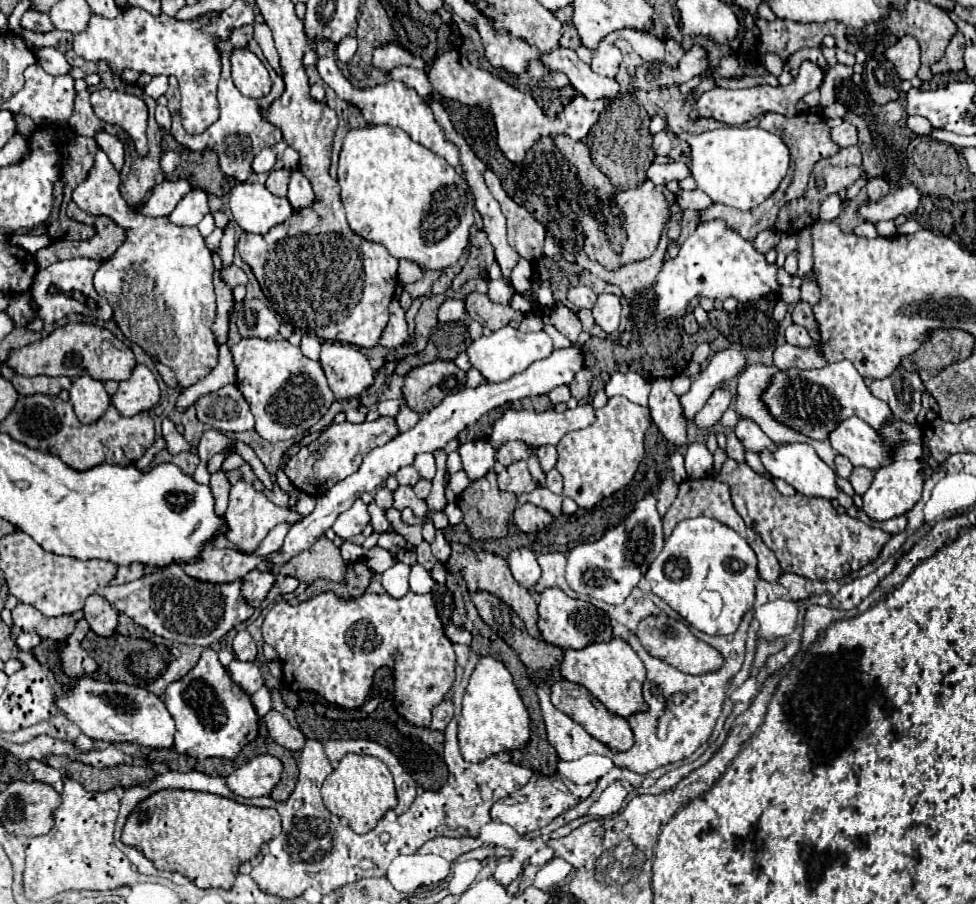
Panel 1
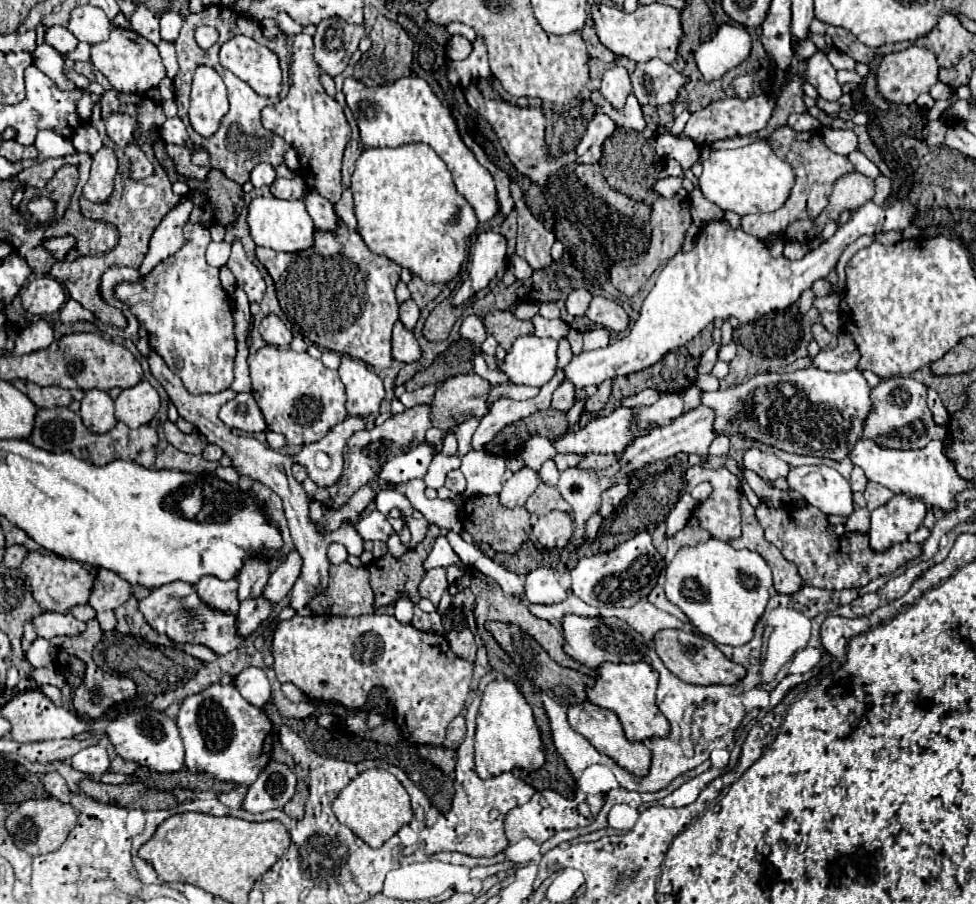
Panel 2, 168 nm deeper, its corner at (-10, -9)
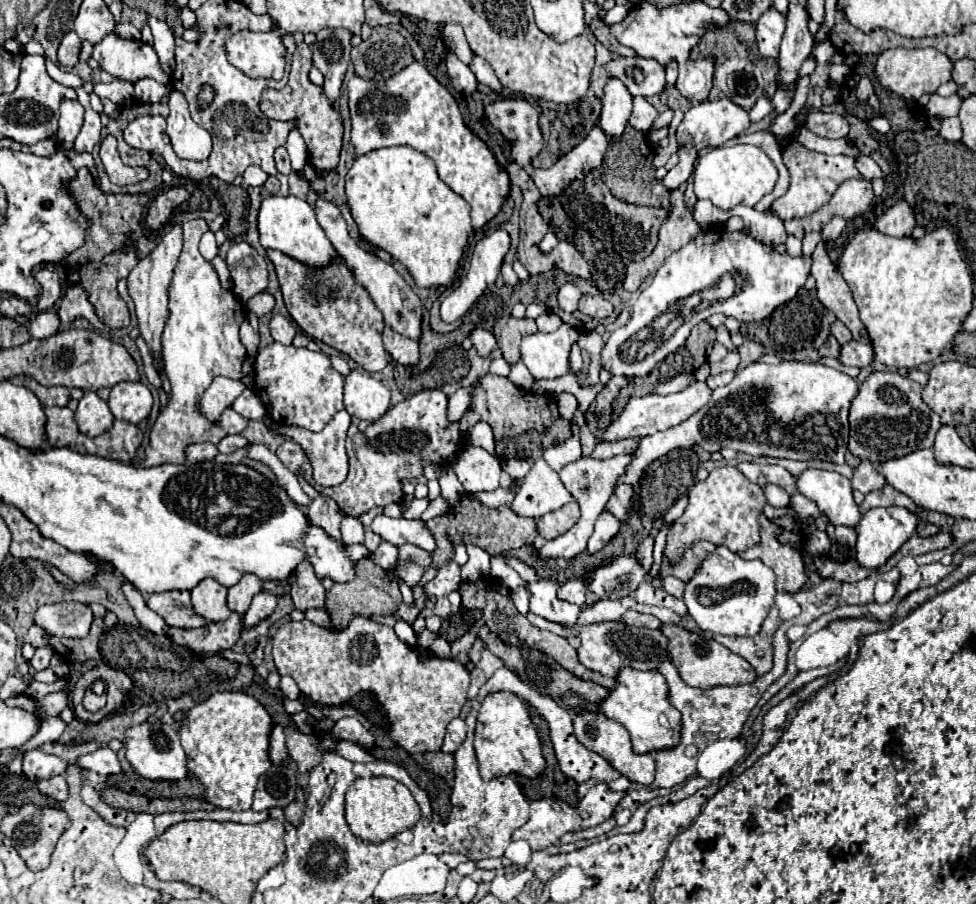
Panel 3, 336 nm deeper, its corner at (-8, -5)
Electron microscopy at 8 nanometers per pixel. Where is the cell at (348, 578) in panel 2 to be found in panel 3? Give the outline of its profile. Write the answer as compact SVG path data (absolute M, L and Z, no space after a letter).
M364 557L356 565L356 577L348 583L334 583L334 587L326 595L326 609L330 611L332 623L338 631L348 627L348 623L362 615L362 617L372 617L372 615L396 615L396 607L402 603L402 595L398 589L398 583L390 583L388 575L380 565L376 565L370 557Z

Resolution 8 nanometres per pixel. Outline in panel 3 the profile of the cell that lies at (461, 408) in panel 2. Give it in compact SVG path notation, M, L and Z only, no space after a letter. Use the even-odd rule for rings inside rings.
M488 373L476 383L472 403L460 419L460 427L462 431L467 432L476 422L486 421L494 429L496 439L500 441L504 437L518 437L522 433L528 433L530 429L548 431L548 427L558 417L560 415L558 415L556 399L552 395L538 395L538 393L532 393L526 389L518 389L508 377ZM538 403L540 403L540 407L538 407Z

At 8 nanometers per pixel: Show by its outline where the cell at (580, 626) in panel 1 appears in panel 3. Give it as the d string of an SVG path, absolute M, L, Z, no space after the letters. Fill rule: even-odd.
M610 621L610 623L596 623L582 627L580 631L580 649L578 657L580 663L596 673L602 673L606 677L616 679L618 671L624 667L634 667L642 671L658 669L664 659L668 659L668 639L664 637L662 629L638 629L638 627L624 627L620 621ZM626 635L626 639L624 639Z

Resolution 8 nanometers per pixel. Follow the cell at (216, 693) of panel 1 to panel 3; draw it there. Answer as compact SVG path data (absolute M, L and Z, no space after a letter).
M214 693L184 715L180 741L188 755L188 771L204 785L208 803L232 811L250 809L256 783L272 765L268 757L272 727L268 711L246 693Z

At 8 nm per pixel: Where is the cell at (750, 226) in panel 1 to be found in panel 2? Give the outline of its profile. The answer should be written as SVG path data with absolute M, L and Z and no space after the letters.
M782 125L774 133L770 133L768 139L770 139L770 147L776 151L776 155L794 167L796 183L794 183L794 189L792 189L788 201L778 211L742 217L742 221L740 221L742 229L762 241L766 241L770 235L782 235L786 231L788 223L792 223L796 219L816 219L828 203L834 181L838 177L842 177L844 173L854 171L854 165L848 161L848 157L836 155L834 151L830 151L826 147L826 143L822 143L822 135L818 135L818 131L798 133L792 127Z

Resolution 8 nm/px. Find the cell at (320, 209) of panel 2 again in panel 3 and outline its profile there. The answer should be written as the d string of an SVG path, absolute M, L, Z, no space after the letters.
M320 199L314 209L316 209L318 223L320 223L322 229L326 231L326 235L328 235L328 239L332 241L334 249L338 251L338 255L344 259L346 267L354 273L356 283L358 283L360 287L364 287L364 289L370 293L372 301L374 301L376 307L382 311L384 323L386 323L392 331L396 331L396 333L400 333L400 335L404 335L404 337L408 337L408 339L416 339L416 341L418 341L418 339L420 339L420 325L422 325L422 303L420 303L418 295L412 291L412 287L404 281L404 277L402 277L390 263L378 259L374 253L362 249L362 247L348 235L346 221L344 221L344 217L342 217L342 213L340 213L340 209L338 209L336 205L332 205L332 203Z

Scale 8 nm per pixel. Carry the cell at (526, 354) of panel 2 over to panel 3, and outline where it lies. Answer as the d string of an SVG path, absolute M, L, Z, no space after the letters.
M562 323L554 333L526 335L520 343L522 361L534 379L556 379L568 375L570 349L578 341L578 331Z

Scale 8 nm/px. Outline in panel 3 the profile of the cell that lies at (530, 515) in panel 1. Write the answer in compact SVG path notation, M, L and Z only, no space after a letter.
M576 501L560 507L558 511L552 511L544 517L540 517L536 523L538 523L538 533L550 541L550 539L556 539L560 535L564 535L576 521L580 519L580 507Z

